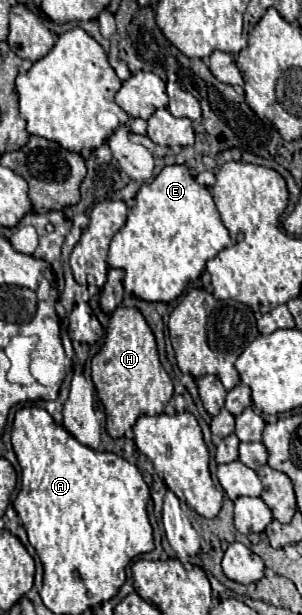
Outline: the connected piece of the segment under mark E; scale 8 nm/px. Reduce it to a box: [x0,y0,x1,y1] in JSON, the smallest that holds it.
[108,164,232,302]

